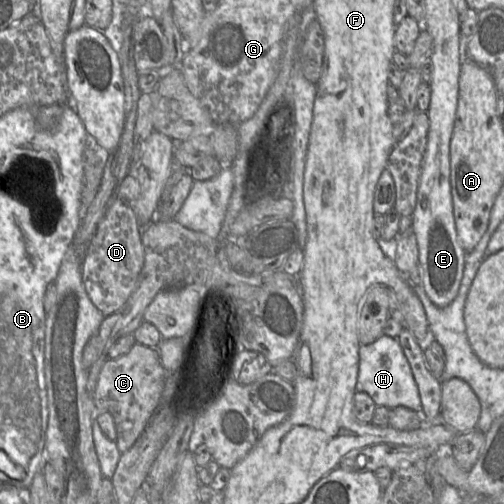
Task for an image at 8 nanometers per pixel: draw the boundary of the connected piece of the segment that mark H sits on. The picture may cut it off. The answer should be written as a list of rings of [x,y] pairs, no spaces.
[[[383,334],[371,344],[360,345],[358,353],[356,391],[367,393],[376,406],[385,406],[390,409],[402,406],[422,414],[418,386],[397,338]]]

